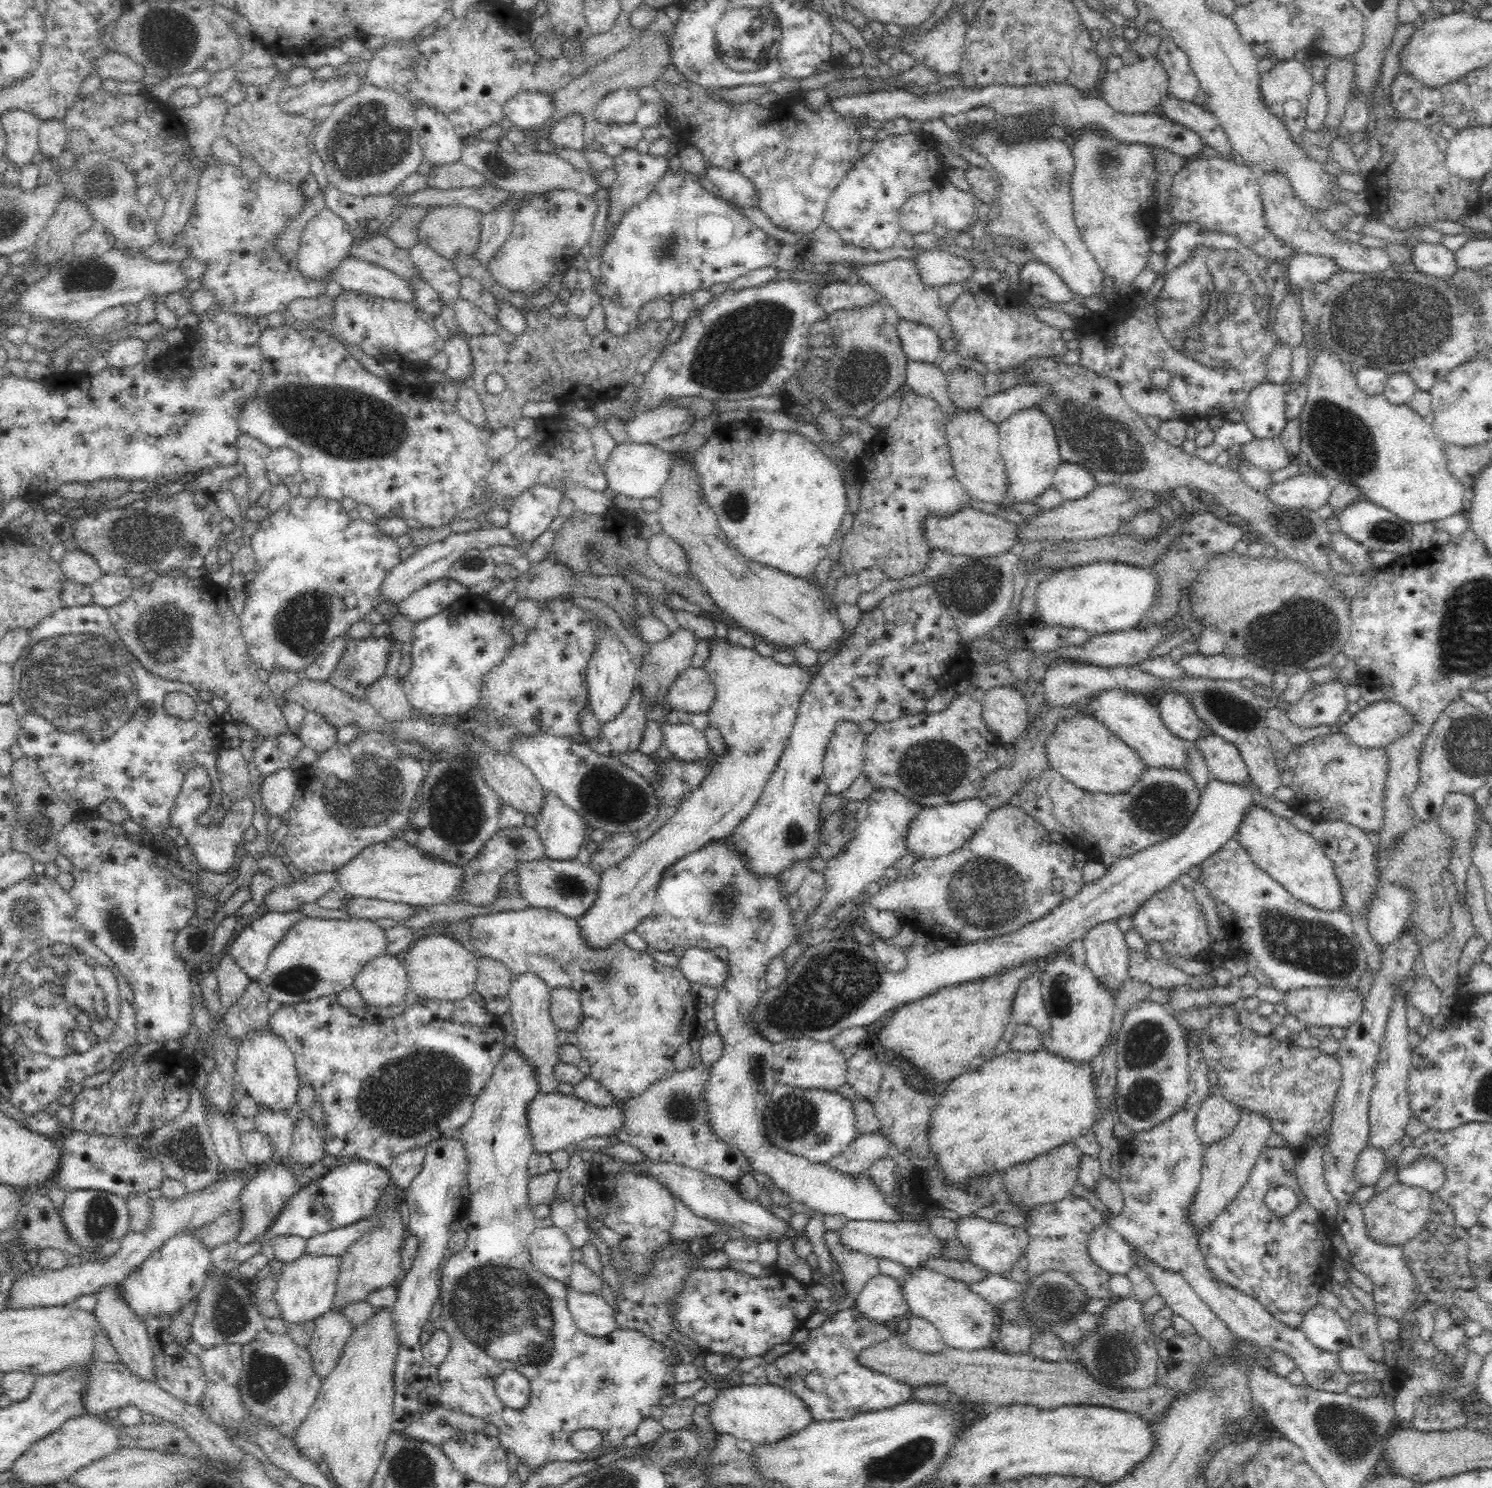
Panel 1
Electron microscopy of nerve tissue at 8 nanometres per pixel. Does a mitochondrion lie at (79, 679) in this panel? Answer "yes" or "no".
yes

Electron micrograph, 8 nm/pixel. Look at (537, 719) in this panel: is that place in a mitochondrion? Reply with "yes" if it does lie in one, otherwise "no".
no

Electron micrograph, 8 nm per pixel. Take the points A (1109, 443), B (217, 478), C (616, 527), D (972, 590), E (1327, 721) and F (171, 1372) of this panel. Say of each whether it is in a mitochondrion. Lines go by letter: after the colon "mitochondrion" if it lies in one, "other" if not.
A: mitochondrion
B: other
C: other
D: mitochondrion
E: other
F: other

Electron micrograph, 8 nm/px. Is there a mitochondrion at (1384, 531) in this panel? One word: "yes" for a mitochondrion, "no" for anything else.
yes

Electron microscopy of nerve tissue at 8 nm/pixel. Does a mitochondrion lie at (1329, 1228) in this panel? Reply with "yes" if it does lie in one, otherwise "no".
no

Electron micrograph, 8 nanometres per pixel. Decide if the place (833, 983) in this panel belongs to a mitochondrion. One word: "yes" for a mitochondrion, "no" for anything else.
yes

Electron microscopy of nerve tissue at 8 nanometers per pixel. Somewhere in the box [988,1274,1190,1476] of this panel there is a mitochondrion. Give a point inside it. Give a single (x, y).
(1115, 1355)

